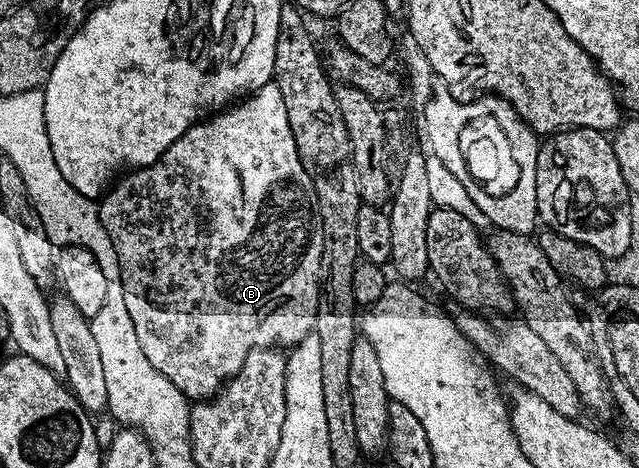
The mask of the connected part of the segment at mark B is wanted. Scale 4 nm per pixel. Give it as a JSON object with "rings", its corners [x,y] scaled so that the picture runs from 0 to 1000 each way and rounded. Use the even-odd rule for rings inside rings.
{"rings":[[[430,175],[415,179],[379,216],[304,263],[290,286],[277,293],[277,301],[271,301],[271,310],[264,310],[264,318],[258,318],[258,327],[252,327],[244,348],[194,372],[160,419],[153,444],[155,468],[183,541],[189,618],[196,626],[202,677],[208,677],[208,703],[214,703],[214,729],[221,729],[221,754],[227,754],[227,763],[233,763],[233,780],[264,806],[264,814],[271,814],[294,855],[324,857],[341,844],[344,827],[374,795],[377,780],[383,780],[383,763],[390,763],[393,750],[405,741],[454,746],[491,709],[499,650],[505,491],[493,397],[477,353],[471,353],[471,335],[459,301],[459,276],[452,276],[452,241],[446,241],[446,207],[440,207],[440,190]]]}

